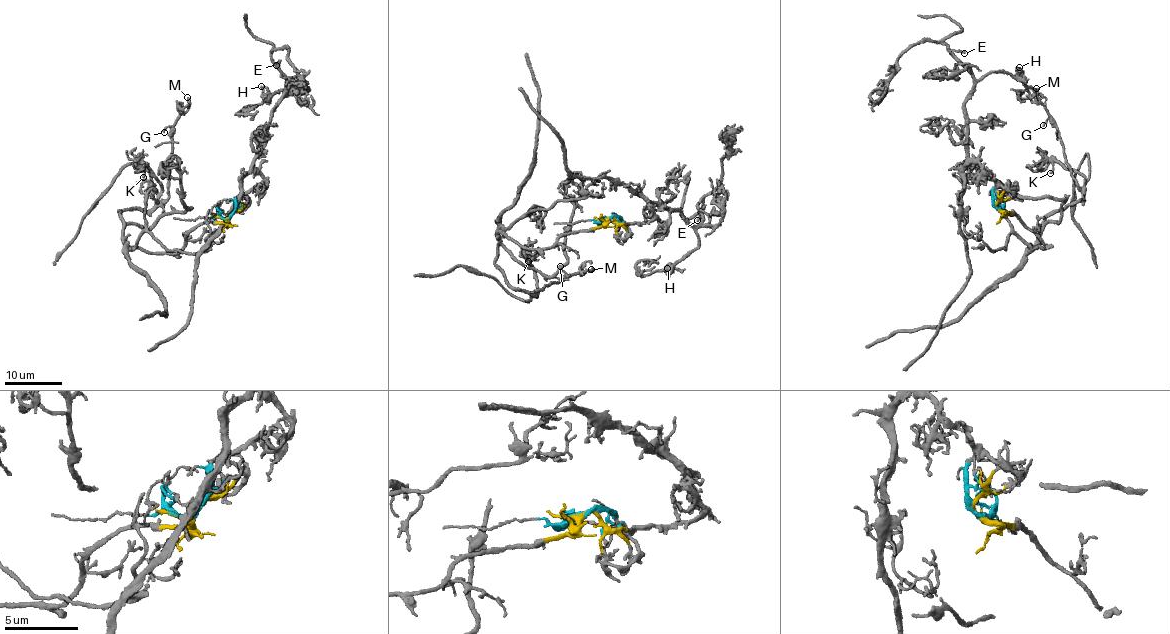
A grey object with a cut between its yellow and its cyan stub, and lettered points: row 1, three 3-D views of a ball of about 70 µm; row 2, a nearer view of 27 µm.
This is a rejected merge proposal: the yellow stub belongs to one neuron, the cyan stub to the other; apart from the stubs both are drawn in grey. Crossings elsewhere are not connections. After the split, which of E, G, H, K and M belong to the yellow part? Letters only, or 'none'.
G, K, M

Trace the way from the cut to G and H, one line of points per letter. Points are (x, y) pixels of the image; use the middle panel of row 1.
G: (609, 217), (543, 249), (523, 249), (497, 233), (495, 262), (517, 290), (562, 281), (565, 272), (559, 265)
H: (609, 217), (626, 223), (654, 219), (650, 203), (681, 213), (696, 232), (698, 246), (667, 268)

